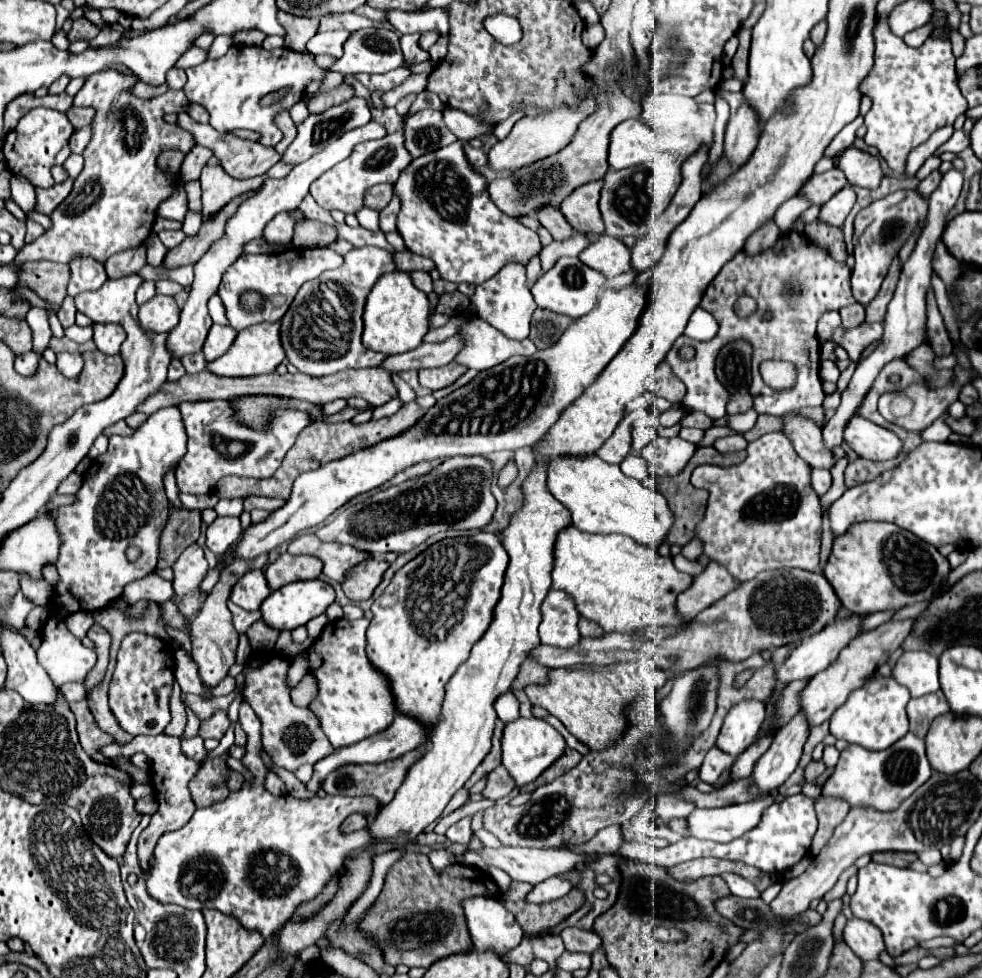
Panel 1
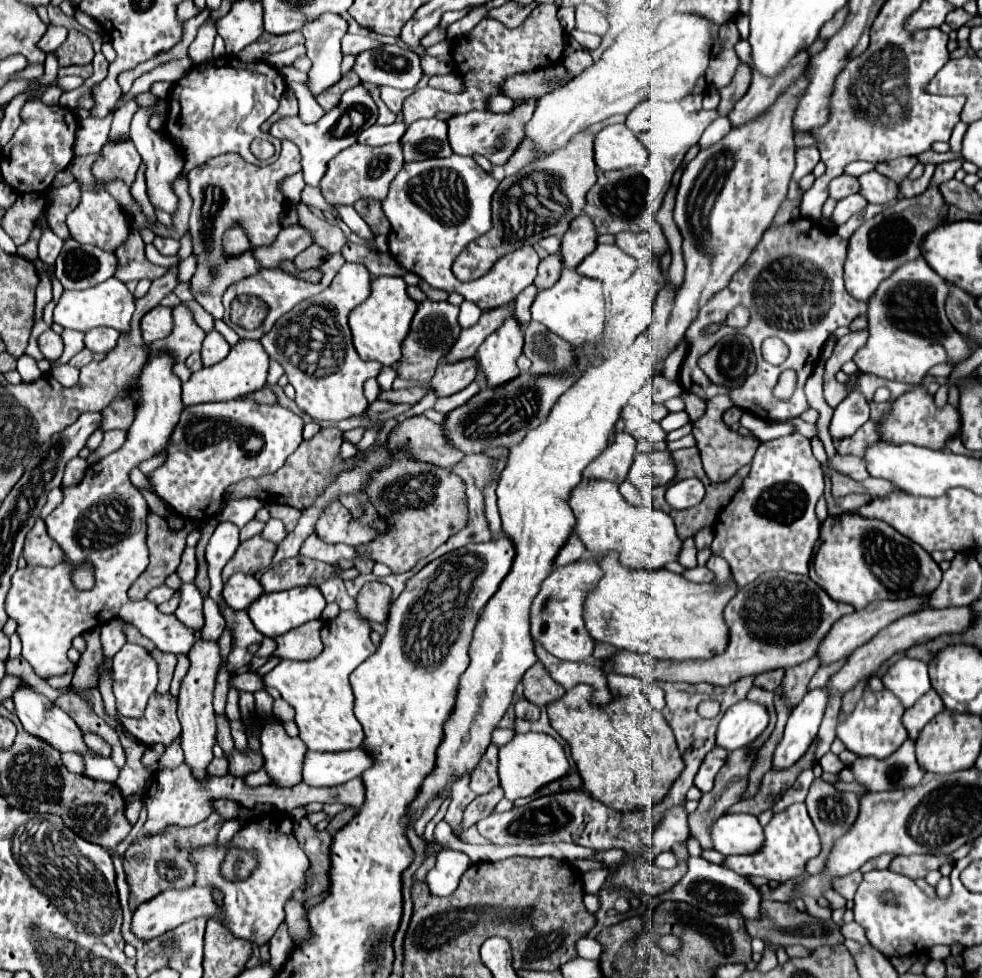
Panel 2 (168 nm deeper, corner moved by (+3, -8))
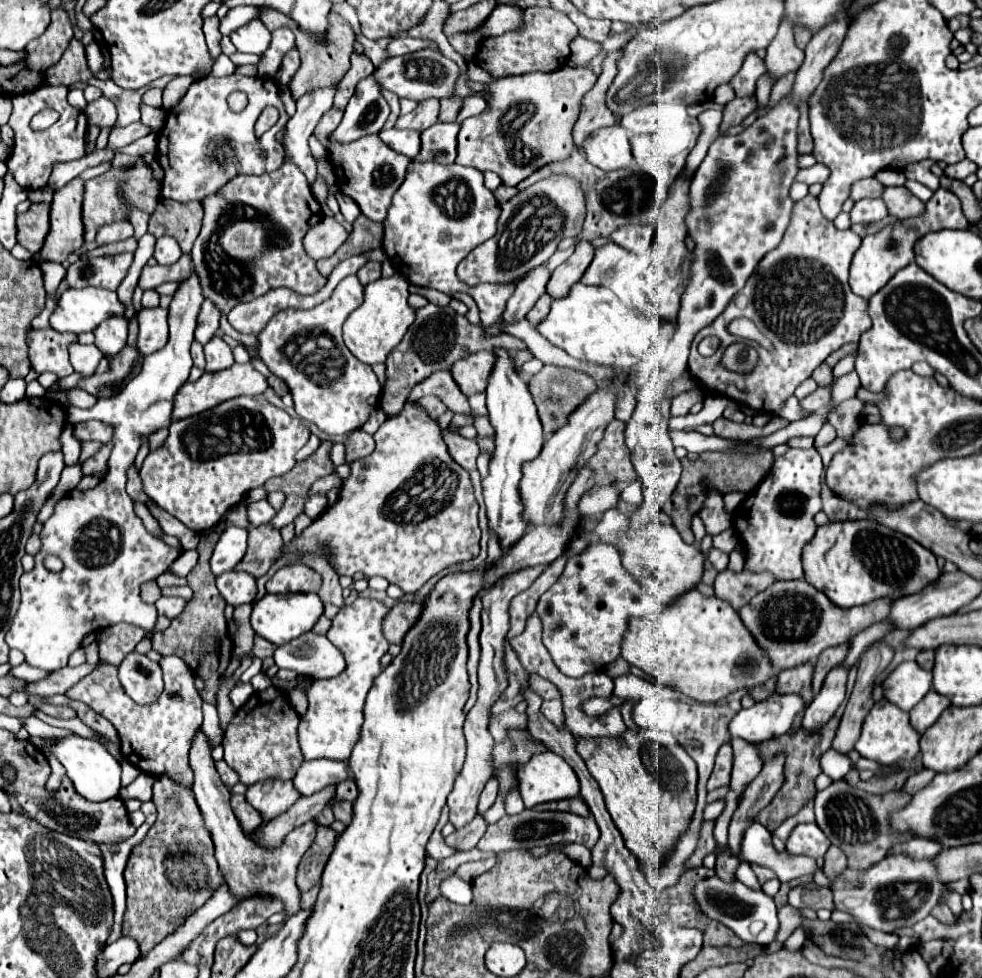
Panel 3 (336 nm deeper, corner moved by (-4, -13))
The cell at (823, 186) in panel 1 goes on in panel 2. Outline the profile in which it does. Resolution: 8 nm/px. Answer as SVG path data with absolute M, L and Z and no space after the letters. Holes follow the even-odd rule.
M838 176L834 178L830 184L828 184L828 196L834 198L834 200L840 200L840 198L846 198L850 194L858 192L858 178L854 176Z

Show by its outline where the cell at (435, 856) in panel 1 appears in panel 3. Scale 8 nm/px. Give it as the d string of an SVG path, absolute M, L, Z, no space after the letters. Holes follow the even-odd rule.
M451 875L449 879L445 879L441 883L441 893L443 893L443 897L447 897L449 901L453 901L457 905L471 905L469 901L473 901L471 885L461 881L457 875Z

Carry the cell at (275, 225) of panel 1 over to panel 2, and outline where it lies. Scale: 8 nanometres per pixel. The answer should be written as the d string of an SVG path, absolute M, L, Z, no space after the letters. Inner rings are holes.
M286 204L284 212L280 214L280 228L290 228L298 222L298 214L296 214L296 204Z

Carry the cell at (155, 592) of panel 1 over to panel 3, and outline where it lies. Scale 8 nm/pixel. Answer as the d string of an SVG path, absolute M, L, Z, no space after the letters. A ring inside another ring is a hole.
M161 597L161 599L155 603L159 615L165 615L165 617L169 617L169 619L177 619L177 617L183 613L185 605L187 605L187 601L185 601L183 597Z

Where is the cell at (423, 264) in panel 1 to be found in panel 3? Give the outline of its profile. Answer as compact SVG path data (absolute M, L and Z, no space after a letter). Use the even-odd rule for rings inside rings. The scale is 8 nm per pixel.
M369 261L367 265L363 265L359 271L357 271L357 277L361 281L361 285L367 285L371 281L377 281L381 277L381 263L379 261Z

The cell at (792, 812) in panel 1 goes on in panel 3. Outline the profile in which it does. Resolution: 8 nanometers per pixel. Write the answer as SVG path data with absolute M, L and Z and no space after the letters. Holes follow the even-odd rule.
M815 823L797 825L787 839L787 851L793 855L809 855L813 859L819 859L829 849L829 839Z

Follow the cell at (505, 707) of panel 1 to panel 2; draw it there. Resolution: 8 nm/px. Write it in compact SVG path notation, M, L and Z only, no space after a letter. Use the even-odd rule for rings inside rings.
M496 728L496 730L494 730L494 736L492 736L492 744L504 746L504 744L510 742L512 736L514 736L514 730L512 730L512 728Z

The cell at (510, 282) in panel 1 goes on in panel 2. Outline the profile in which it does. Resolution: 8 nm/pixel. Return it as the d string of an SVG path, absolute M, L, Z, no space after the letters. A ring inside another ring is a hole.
M508 316L500 328L496 328L478 348L478 360L484 370L484 378L490 384L504 384L506 380L512 380L514 374L520 374L516 368L516 358L522 354L522 344L524 344L524 332L516 316Z

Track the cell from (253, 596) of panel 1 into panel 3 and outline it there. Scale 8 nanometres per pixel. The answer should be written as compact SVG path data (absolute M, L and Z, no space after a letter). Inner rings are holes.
M225 571L217 577L217 589L221 593L221 597L237 607L243 603L253 603L255 595L257 595L257 585L255 585L255 577L243 571Z

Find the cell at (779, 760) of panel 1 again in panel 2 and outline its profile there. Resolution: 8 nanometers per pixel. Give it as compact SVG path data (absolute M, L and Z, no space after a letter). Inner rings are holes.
M816 688L808 692L802 702L790 712L784 736L772 756L772 770L788 770L808 752L810 744L816 738L826 704L826 690Z

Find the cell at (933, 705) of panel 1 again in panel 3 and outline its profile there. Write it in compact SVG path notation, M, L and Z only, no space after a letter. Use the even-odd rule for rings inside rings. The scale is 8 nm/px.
M929 691L921 703L917 703L909 713L911 713L911 725L917 733L923 733L927 727L931 727L939 715L951 705L951 701L937 691Z

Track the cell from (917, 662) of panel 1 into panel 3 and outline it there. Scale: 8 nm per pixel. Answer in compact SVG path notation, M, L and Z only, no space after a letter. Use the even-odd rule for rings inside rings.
M915 661L897 665L891 675L881 683L887 701L903 711L911 711L931 689L931 673L921 669Z

